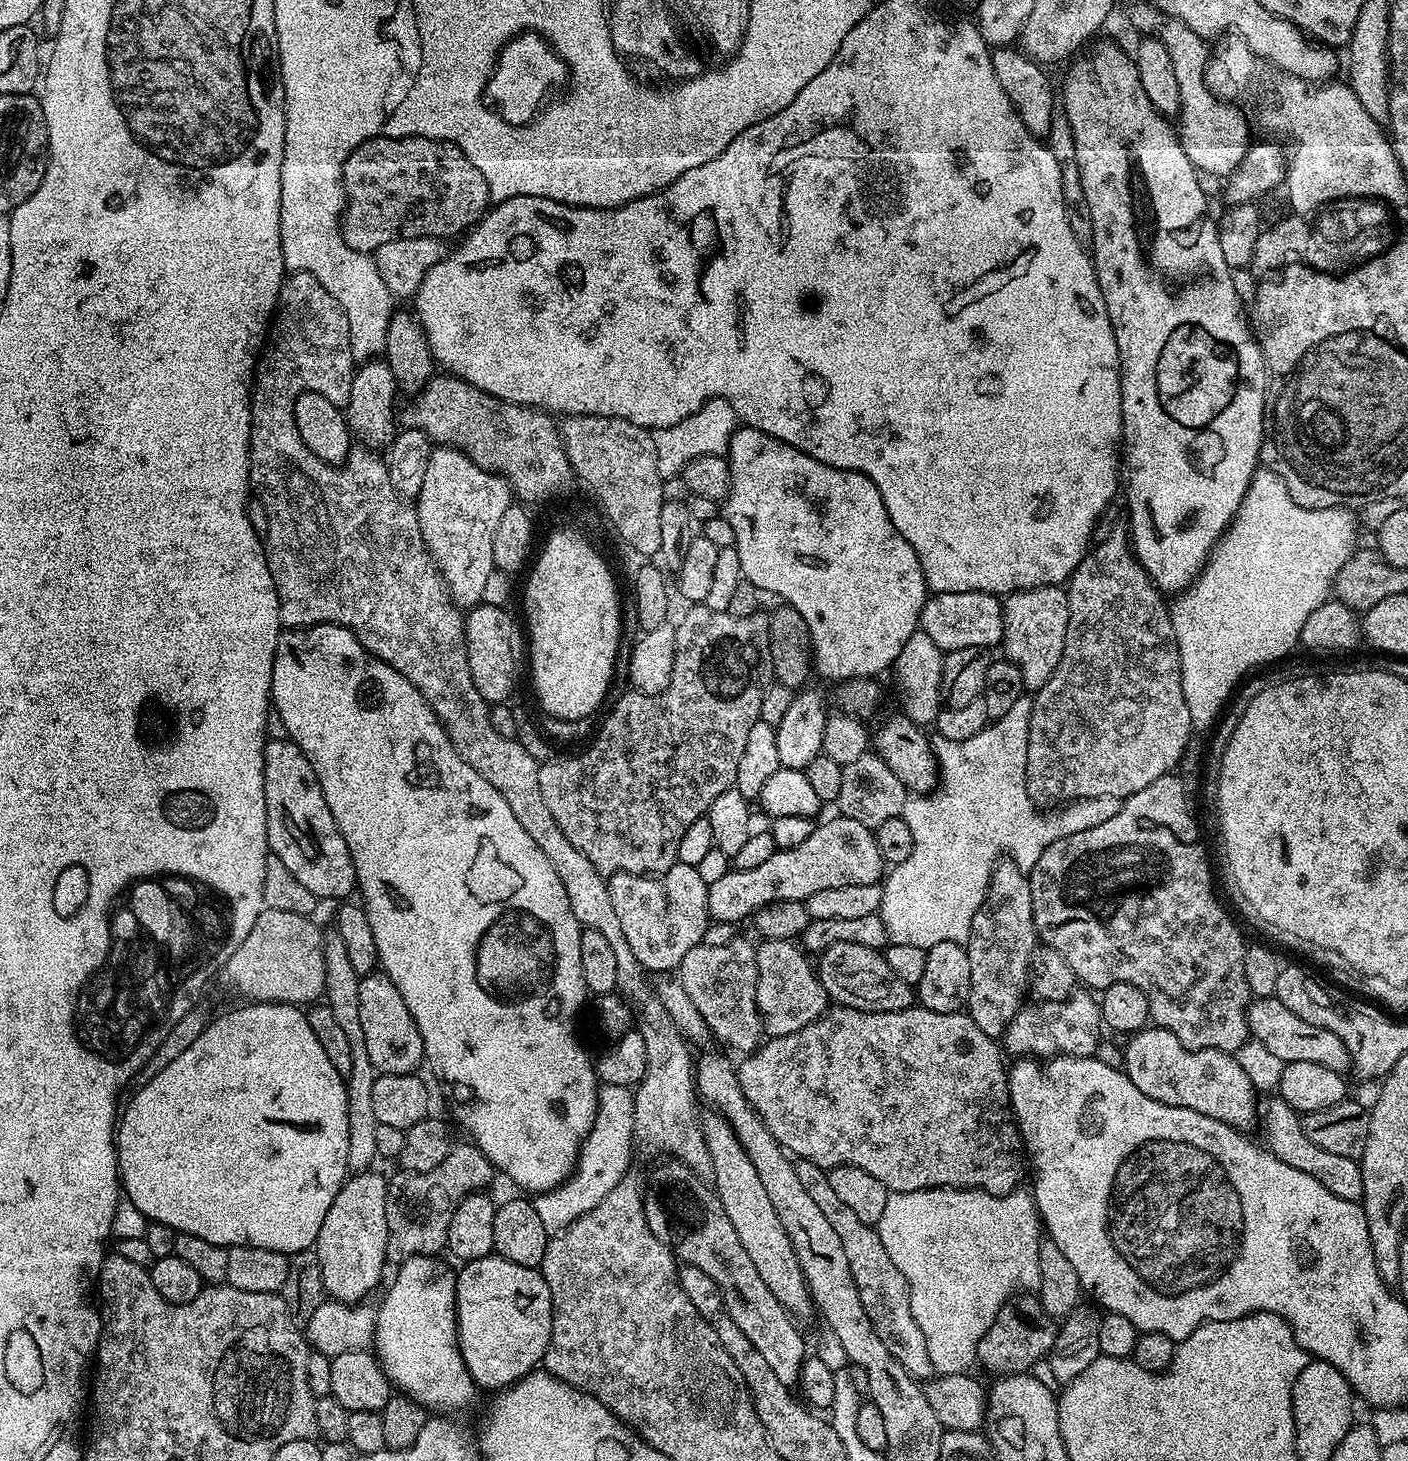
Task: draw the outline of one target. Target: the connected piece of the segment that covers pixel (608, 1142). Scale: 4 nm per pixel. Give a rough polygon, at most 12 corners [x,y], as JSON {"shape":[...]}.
{"shape":[[601,1087],[594,1126],[562,1185],[573,1217],[630,1172],[629,1109]]}

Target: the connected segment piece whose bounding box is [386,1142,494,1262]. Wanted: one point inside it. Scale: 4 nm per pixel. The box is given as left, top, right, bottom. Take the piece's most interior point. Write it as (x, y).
(419, 1205)

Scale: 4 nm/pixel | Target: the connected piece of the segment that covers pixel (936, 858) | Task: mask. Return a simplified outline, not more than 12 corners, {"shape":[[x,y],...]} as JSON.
{"shape":[[1031,695],[905,799],[882,884],[891,943],[965,945],[1007,854],[1030,870],[1118,796],[1053,820],[1028,793]]}

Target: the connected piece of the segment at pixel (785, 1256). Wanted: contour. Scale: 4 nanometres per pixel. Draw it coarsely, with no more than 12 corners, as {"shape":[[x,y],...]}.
{"shape":[[700,1122],[711,1183],[742,1250],[793,1317],[814,1303],[750,1154]]}

